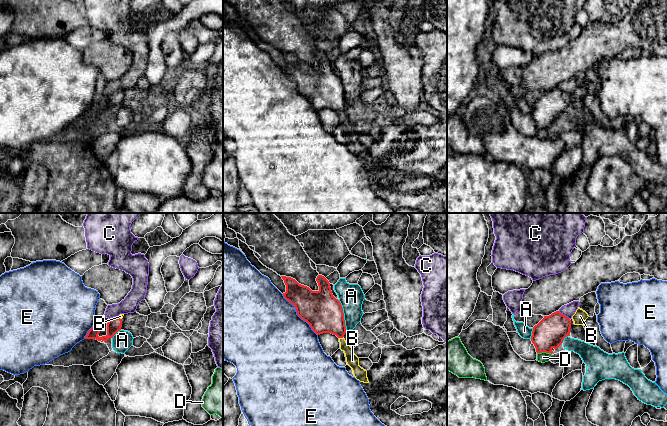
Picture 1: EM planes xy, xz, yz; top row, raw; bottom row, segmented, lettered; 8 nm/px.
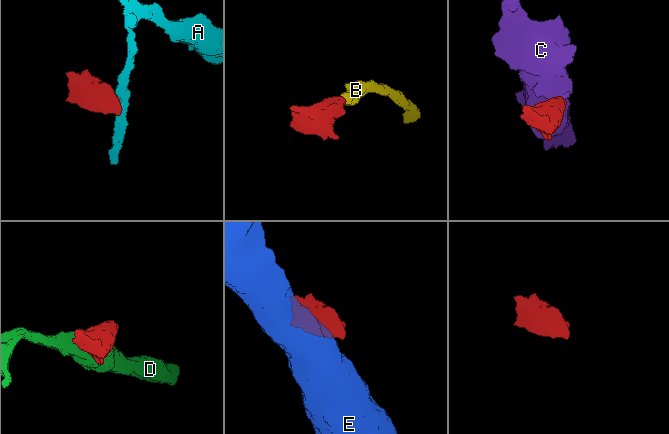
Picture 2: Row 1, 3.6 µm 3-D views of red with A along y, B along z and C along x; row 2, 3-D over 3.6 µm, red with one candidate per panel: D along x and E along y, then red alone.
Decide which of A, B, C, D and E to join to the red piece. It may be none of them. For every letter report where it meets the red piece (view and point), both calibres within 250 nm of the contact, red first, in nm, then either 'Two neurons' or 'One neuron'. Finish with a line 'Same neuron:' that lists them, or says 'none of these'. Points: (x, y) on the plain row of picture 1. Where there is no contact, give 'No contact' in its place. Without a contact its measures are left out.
A: Touches red at xz (343, 91). Thickness 300 nm (red) against 200 nm. Two neurons
B: Touches red at xz (341, 113). Thickness 300 nm (red) against 100 nm. One neuron
C: Touches red at yz (563, 91). Thickness 240 nm (red) against 100 nm. Two neurons
D: Touches red at yz (544, 127). Thickness 240 nm (red) against 90 nm. Two neurons
E: Touches red at xz (298, 91). Thickness 300 nm (red) against 500 nm. Two neurons
Same neuron: B

